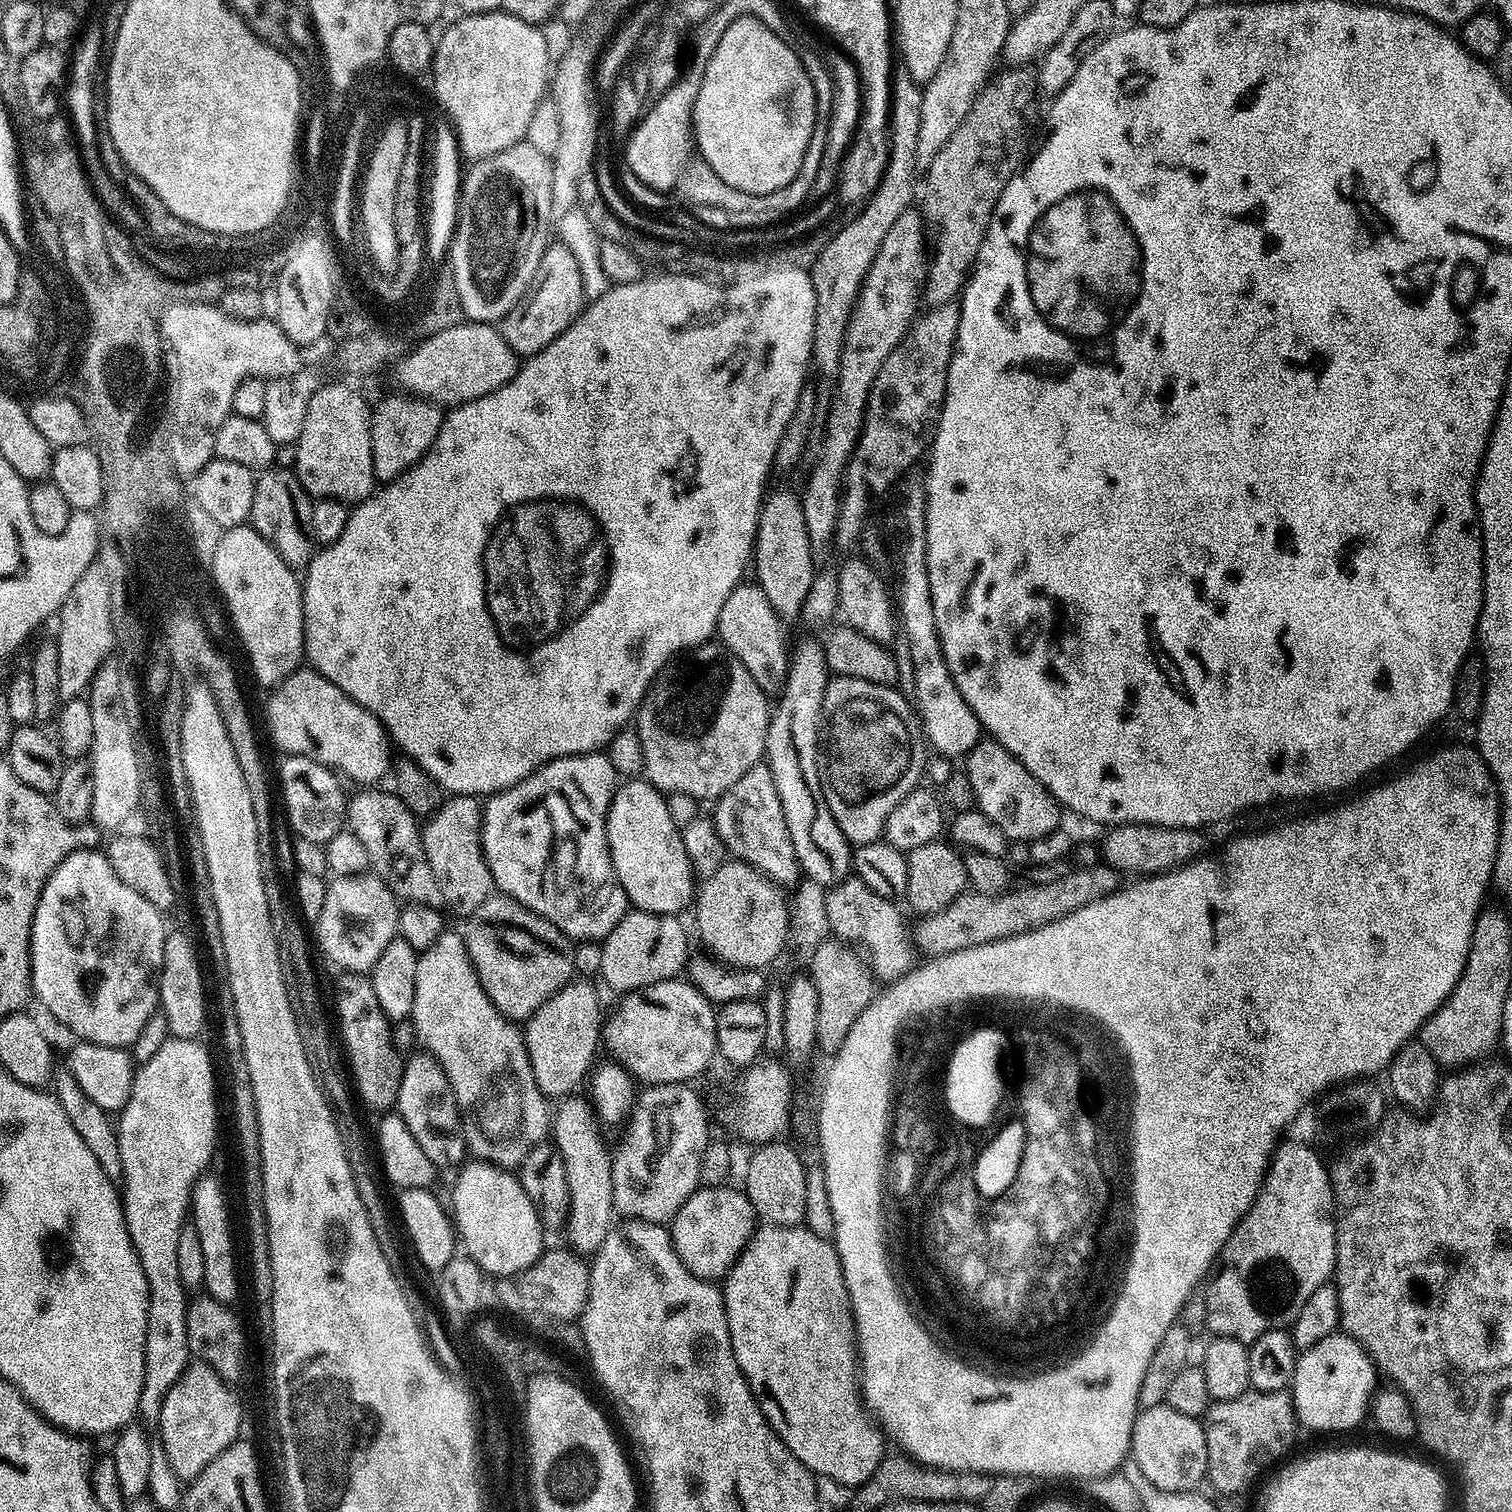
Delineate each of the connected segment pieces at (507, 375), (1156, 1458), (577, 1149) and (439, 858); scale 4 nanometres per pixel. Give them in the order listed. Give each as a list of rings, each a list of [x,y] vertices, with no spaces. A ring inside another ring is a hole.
[[[461,322],[420,340],[415,348],[409,356],[401,355],[395,361],[396,380],[405,393],[437,406],[459,406],[488,396],[511,382],[518,371],[516,352],[510,350],[499,327],[491,324]]]
[[[1167,1403],[1144,1408],[1132,1427],[1131,1459],[1160,1490],[1191,1492],[1208,1475],[1208,1450],[1204,1425],[1197,1417],[1178,1414]]]
[[[573,1094],[559,1101],[560,1109],[555,1109],[554,1115],[550,1120],[550,1136],[554,1141],[555,1148],[560,1152],[562,1162],[565,1164],[566,1186],[569,1187],[569,1212],[566,1223],[568,1230],[567,1243],[571,1251],[577,1254],[595,1254],[606,1242],[608,1233],[614,1227],[614,1209],[612,1206],[612,1158],[613,1153],[608,1152],[604,1145],[602,1125],[596,1119],[596,1114],[592,1110],[591,1103],[583,1095]]]
[[[452,794],[437,812],[427,817],[422,828],[426,858],[430,862],[430,870],[434,870],[434,878],[438,878],[444,904],[452,907],[461,918],[477,912],[494,892],[490,866],[486,862],[480,841],[481,823],[481,801],[475,796]]]

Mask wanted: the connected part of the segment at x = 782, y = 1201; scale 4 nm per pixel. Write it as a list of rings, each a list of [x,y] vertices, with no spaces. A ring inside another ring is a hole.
[[[788,1142],[762,1144],[753,1151],[743,1192],[748,1196],[752,1209],[761,1221],[783,1228],[795,1228],[804,1224],[808,1173],[799,1154],[784,1143]]]

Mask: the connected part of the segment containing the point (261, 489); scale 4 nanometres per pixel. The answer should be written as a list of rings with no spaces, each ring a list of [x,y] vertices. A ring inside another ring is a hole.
[[[264,470],[256,477],[254,506],[250,523],[278,550],[278,554],[293,570],[307,569],[318,545],[312,539],[310,514],[314,500],[304,491],[300,479],[288,470]]]

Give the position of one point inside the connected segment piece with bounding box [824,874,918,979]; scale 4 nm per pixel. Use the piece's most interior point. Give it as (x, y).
(871, 923)

